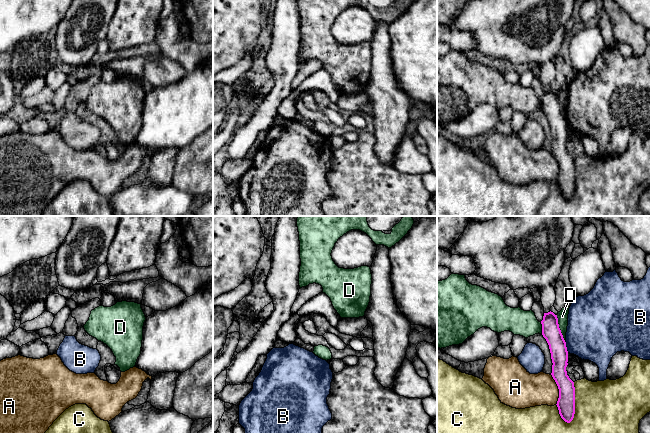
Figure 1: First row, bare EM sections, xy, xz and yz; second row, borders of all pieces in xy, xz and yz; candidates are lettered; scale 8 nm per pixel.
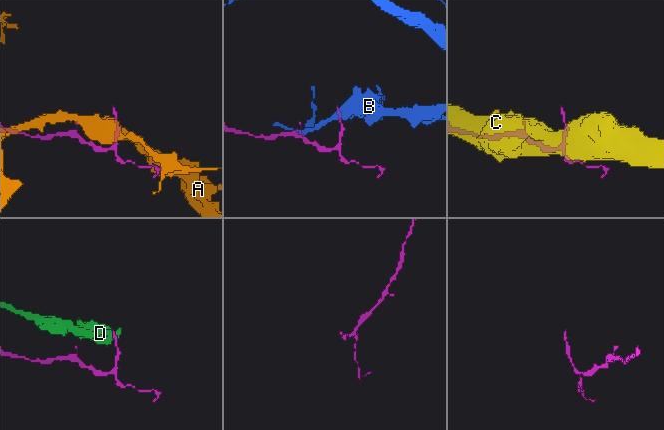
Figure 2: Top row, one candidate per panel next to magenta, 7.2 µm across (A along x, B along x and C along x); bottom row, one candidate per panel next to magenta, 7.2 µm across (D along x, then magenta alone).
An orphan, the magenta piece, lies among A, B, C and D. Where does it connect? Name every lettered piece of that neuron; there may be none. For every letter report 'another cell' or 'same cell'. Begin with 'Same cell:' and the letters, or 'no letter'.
Same cell: no letter
A: another cell
B: another cell
C: another cell
D: another cell

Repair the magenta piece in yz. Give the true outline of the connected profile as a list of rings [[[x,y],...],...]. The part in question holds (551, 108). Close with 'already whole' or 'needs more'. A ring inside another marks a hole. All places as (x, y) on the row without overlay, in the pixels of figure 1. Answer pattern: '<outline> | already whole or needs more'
[[[468,0],[464,8],[446,27],[452,31],[471,32],[478,53],[507,60],[512,66],[538,64],[544,83],[541,97],[552,135],[552,153],[559,165],[557,183],[561,194],[570,199],[575,190],[574,158],[567,151],[568,127],[558,100],[557,91],[550,87],[556,76],[555,61],[565,39],[565,25],[572,17],[574,0]]] | needs more

